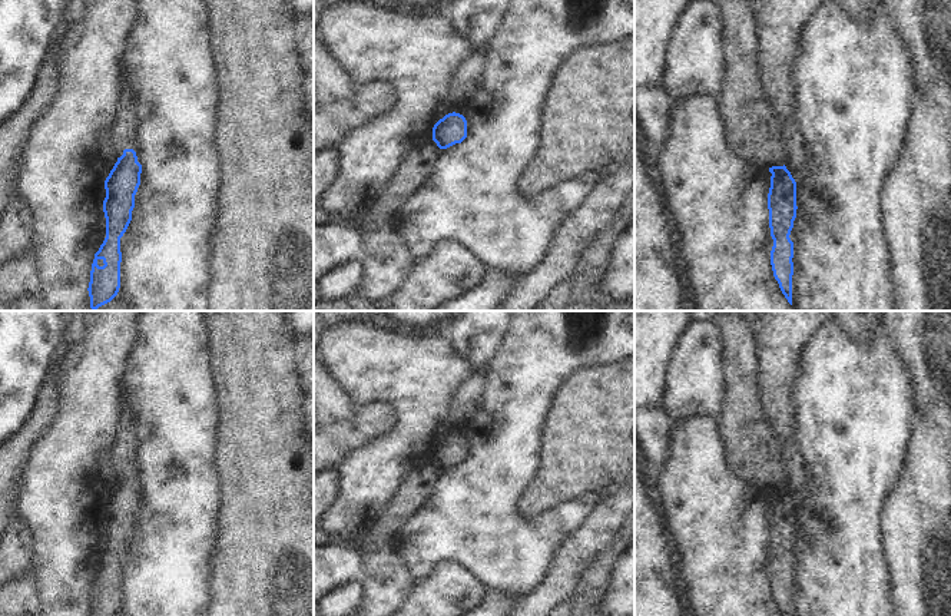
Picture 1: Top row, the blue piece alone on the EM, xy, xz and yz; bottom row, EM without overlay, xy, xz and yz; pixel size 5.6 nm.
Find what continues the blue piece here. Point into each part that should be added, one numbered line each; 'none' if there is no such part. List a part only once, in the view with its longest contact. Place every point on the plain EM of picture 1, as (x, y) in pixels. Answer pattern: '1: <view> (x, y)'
1: xy (122, 451).

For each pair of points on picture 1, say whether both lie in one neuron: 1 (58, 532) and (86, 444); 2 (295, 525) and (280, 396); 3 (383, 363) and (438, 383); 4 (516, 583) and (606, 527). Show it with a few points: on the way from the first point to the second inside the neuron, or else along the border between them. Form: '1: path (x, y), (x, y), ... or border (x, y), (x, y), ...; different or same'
1: path (62, 510), (62, 469), (65, 466); same
2: path (280, 493), (280, 427); same
3: path (397, 366), (416, 374), (424, 374); same
4: border (567, 536), (553, 552), (544, 578), (529, 592); different

